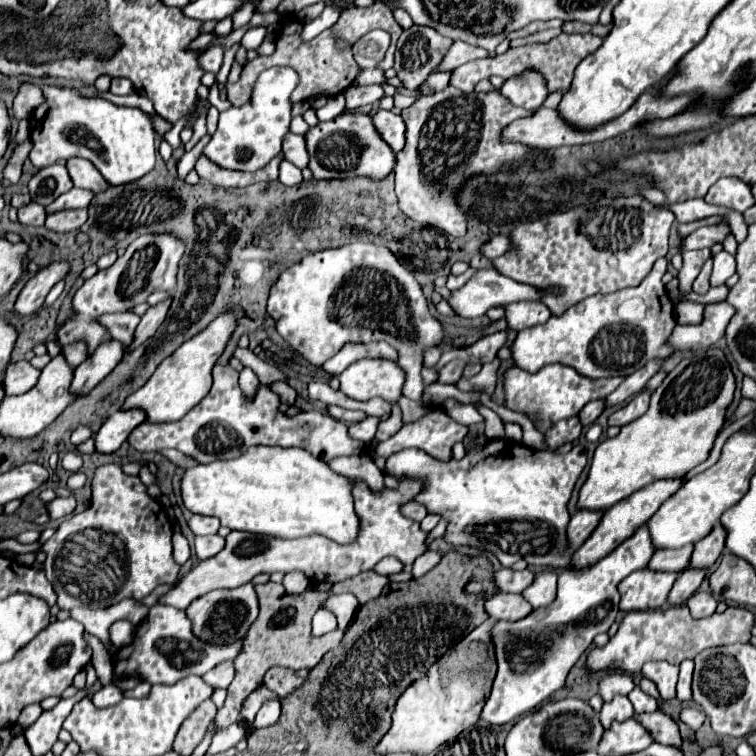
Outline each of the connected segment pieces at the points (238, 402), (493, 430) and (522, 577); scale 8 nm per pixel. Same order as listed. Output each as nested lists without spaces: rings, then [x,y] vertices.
[[[214,366],[214,386],[182,420],[172,424],[140,424],[132,430],[128,442],[138,452],[158,452],[164,448],[176,448],[200,464],[214,460],[238,458],[246,448],[256,444],[266,446],[298,446],[306,448],[318,460],[330,462],[340,456],[352,456],[362,450],[362,444],[348,434],[348,426],[322,412],[302,412],[286,416],[280,410],[280,398],[266,386],[258,386],[254,398],[246,398],[240,384],[238,372],[230,366]]]
[[[481,406],[478,411],[485,419],[485,435],[489,439],[505,437],[503,421],[493,410]]]
[[[500,568],[494,572],[494,582],[498,590],[502,592],[516,592],[520,594],[522,588],[528,588],[534,580],[534,574],[526,570],[512,570],[512,568]]]

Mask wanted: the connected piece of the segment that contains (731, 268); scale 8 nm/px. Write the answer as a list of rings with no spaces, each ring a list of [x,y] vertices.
[[[722,250],[714,256],[714,270],[712,270],[712,276],[710,276],[710,284],[714,288],[722,286],[734,272],[736,272],[736,256]]]

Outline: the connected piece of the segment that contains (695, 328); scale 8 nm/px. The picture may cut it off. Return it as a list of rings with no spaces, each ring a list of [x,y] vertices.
[[[728,302],[708,304],[704,312],[704,320],[692,326],[678,324],[672,336],[668,338],[668,344],[674,346],[676,350],[692,350],[692,352],[708,348],[724,336],[730,316],[734,316],[734,308],[730,308]]]

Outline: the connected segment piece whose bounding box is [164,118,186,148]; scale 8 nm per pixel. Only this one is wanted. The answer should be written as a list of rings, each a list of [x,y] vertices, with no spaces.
[[[186,118],[178,120],[178,124],[174,124],[170,132],[166,132],[166,136],[164,136],[164,138],[170,142],[170,146],[172,146],[172,148],[178,148],[178,146],[182,146],[182,140],[180,140],[180,132],[182,132],[184,124],[186,124]]]

